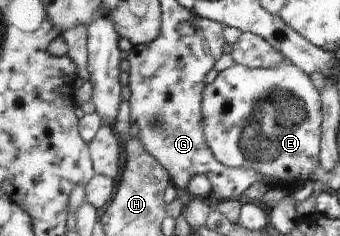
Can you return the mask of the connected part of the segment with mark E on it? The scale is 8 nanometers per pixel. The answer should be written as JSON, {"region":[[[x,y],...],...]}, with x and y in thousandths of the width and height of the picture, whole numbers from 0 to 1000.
{"region":[[[853,254],[797,288],[726,288],[691,271],[650,301],[597,386],[591,483],[606,606],[632,665],[671,708],[744,716],[803,758],[806,780],[874,780],[909,758],[906,746],[938,708],[944,487],[953,487],[944,436],[915,326]]]}

